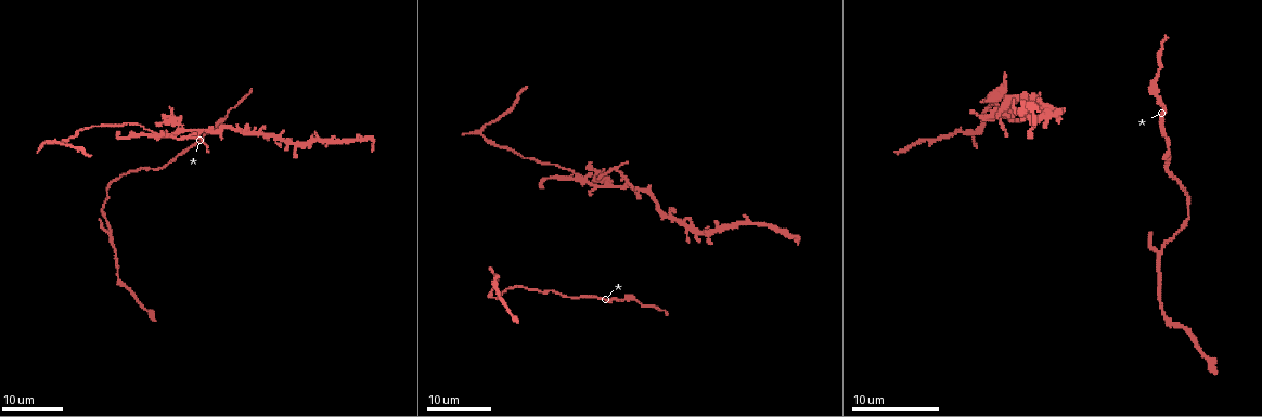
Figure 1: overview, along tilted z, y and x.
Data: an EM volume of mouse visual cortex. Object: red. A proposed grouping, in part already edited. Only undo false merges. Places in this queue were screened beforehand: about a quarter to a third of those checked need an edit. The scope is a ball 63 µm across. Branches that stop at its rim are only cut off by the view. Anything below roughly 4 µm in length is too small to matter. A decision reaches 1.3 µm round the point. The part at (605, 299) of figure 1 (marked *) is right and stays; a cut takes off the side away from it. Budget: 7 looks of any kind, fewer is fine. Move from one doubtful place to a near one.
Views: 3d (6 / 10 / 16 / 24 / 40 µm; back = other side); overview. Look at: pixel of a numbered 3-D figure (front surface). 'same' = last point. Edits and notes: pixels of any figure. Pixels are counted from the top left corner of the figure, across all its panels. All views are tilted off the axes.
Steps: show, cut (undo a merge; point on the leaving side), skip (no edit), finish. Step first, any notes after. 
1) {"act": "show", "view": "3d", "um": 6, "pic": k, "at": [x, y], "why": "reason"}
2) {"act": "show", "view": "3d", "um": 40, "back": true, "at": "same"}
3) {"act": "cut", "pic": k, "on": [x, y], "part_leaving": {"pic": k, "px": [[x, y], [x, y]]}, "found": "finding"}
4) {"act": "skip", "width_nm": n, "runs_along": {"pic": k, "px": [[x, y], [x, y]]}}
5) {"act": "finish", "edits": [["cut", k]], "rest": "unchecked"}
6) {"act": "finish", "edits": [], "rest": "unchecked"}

{"act": "show", "view": "3d", "um": 24, "pic": 1, "at": [630, 295]}

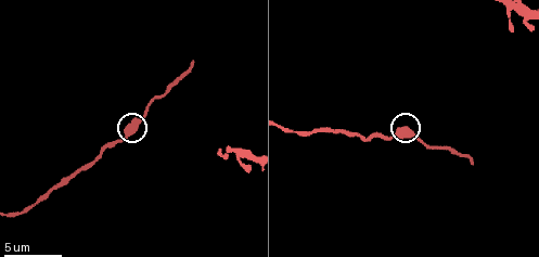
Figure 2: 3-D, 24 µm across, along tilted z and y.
{"act": "show", "view": "3d", "um": 10, "pic": 2, "at": [133, 129], "why": "closer look"}

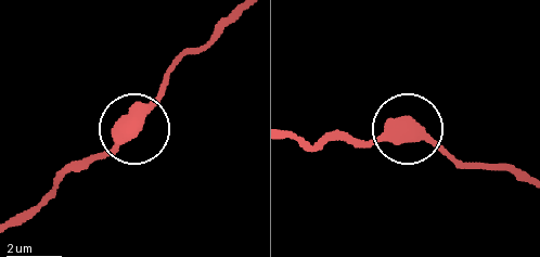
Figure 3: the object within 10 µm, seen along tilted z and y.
{"act": "skip", "runs_along": {"pic": 3, "px": [[301, 139], [314, 144], [418, 132], [460, 167]]}, "found": "continuous, no second neuron"}

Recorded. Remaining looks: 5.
{"act": "show", "view": "3d", "um": 24, "pic": 1, "at": [150, 131], "why": "three-way junction"}

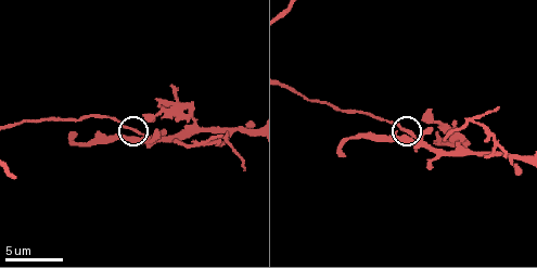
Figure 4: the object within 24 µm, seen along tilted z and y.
{"act": "show", "view": "3d", "um": 6, "pic": 4, "at": [137, 131]}

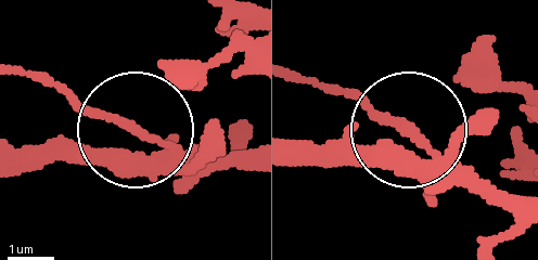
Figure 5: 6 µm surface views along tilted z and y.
{"act": "cut", "pic": 5, "on": [126, 120], "part_leaving": {"pic": 5, "px": [[173, 155], [24, 76]]}, "found": "a second neuron is stuck on"}

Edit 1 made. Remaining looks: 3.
{"act": "show", "view": "3d", "um": 6, "pic": 4, "at": [498, 153]}

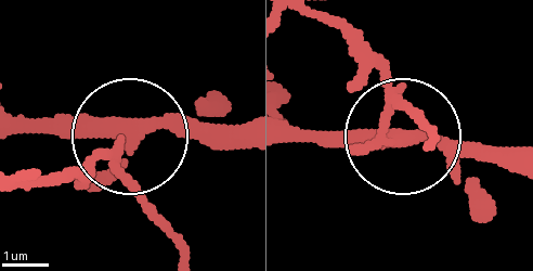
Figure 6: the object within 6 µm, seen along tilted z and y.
{"act": "show", "view": "3d", "um": 6, "back": true, "pic": 6, "at": [393, 137]}

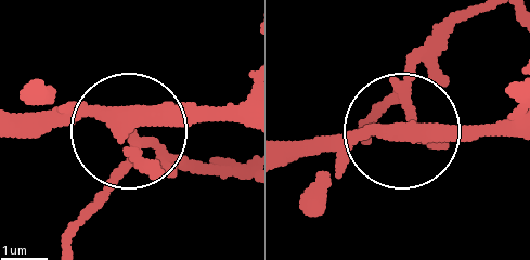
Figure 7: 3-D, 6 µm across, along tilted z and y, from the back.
{"act": "cut", "pic": 7, "on": [149, 145], "side_arm_um": 7, "part_leaving": {"pic": 7, "px": [[140, 151], [244, 170]]}, "found": "a second neuron is stuck on"}

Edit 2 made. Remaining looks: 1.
{"act": "finish", "edits": [["cut", 5], ["cut", 7]], "rest": "unchecked"}

